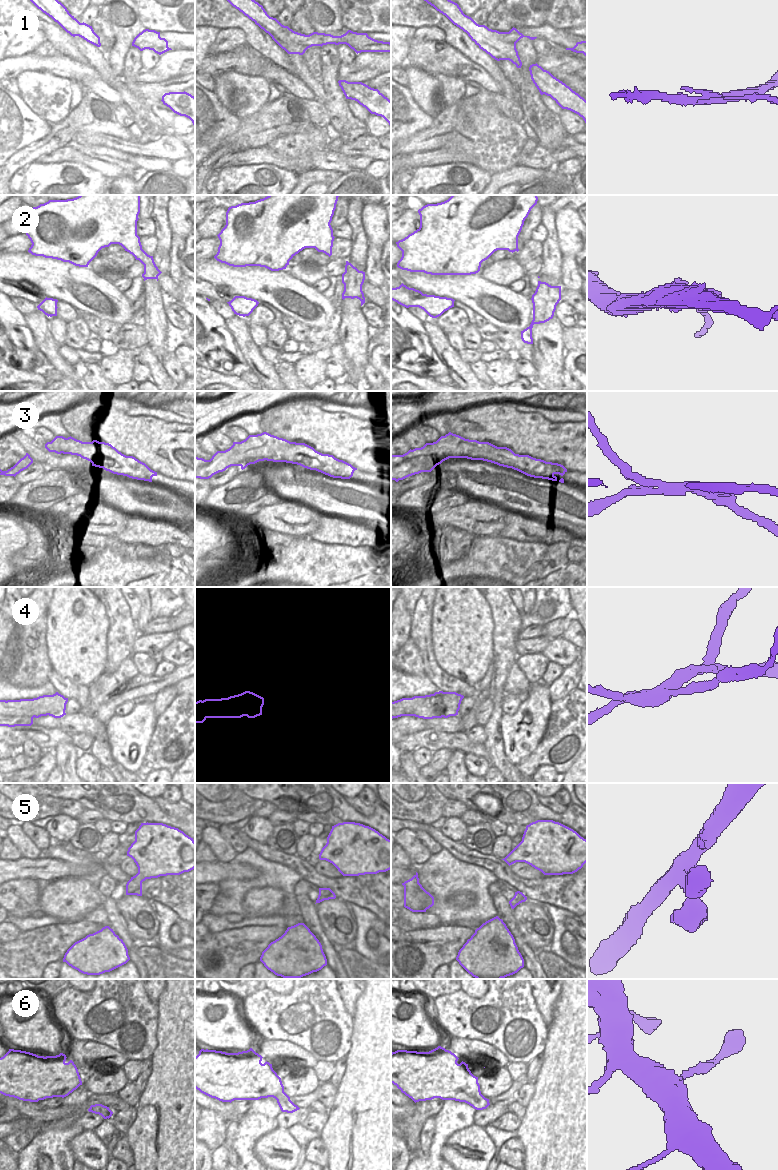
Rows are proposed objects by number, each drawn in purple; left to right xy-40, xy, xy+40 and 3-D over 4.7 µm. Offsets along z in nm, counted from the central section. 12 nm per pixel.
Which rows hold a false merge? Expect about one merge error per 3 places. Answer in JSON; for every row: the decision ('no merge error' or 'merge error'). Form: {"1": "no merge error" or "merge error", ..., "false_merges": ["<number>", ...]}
{"1": "no merge error", "2": "merge error", "3": "merge error", "4": "merge error", "5": "no merge error", "6": "no merge error", "false_merges": ["2", "3", "4"]}

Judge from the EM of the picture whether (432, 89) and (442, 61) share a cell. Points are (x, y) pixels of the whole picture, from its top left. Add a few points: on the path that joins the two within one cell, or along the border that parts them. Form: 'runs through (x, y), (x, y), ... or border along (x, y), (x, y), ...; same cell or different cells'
border along (411, 66), (418, 67), (433, 75); different cells

